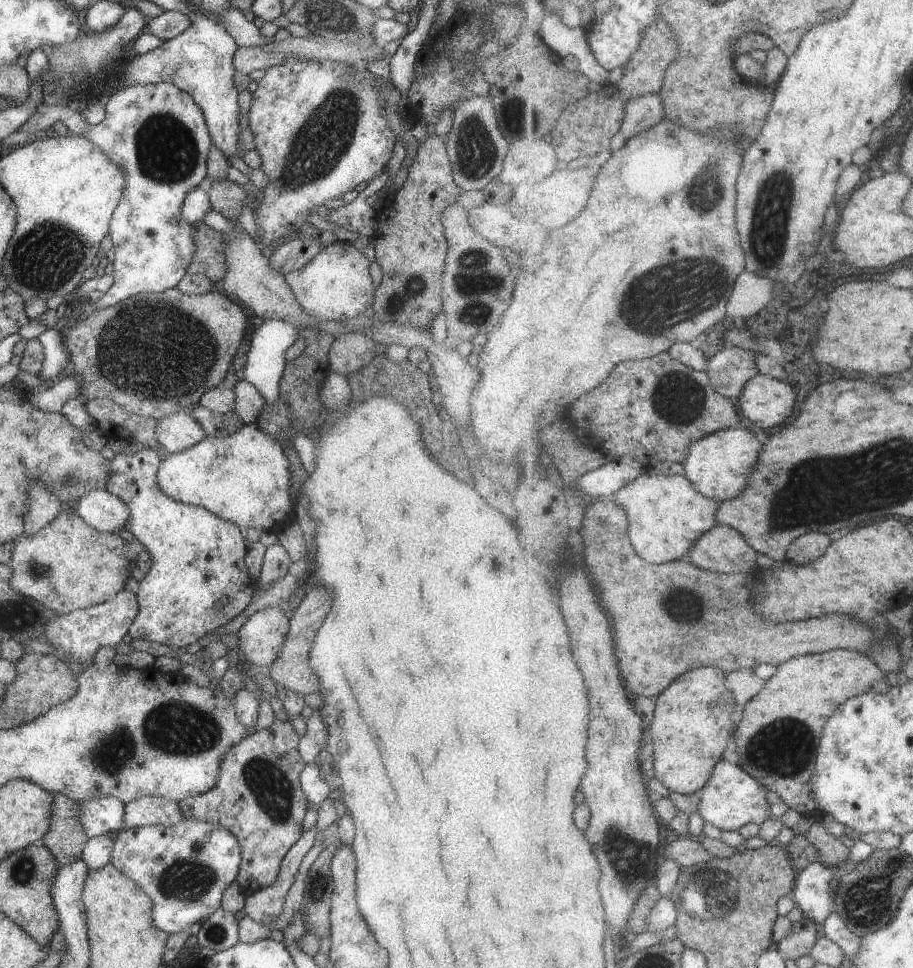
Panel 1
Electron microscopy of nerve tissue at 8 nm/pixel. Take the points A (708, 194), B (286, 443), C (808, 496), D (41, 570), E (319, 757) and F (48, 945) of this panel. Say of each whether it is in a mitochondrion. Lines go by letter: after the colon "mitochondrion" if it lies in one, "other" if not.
A: mitochondrion
B: other
C: mitochondrion
D: mitochondrion
E: other
F: other

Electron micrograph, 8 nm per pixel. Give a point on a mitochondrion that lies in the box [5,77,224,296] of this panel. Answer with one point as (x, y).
(45, 259)

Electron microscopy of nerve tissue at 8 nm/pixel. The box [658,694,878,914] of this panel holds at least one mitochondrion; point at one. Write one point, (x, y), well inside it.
(784, 748)

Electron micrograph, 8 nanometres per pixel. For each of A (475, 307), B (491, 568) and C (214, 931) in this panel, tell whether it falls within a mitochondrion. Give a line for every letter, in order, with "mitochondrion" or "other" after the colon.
A: mitochondrion
B: mitochondrion
C: mitochondrion

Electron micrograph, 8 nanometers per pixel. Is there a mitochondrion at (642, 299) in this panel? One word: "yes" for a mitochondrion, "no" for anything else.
yes

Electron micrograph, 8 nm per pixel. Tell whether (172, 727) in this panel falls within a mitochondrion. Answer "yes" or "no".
yes

